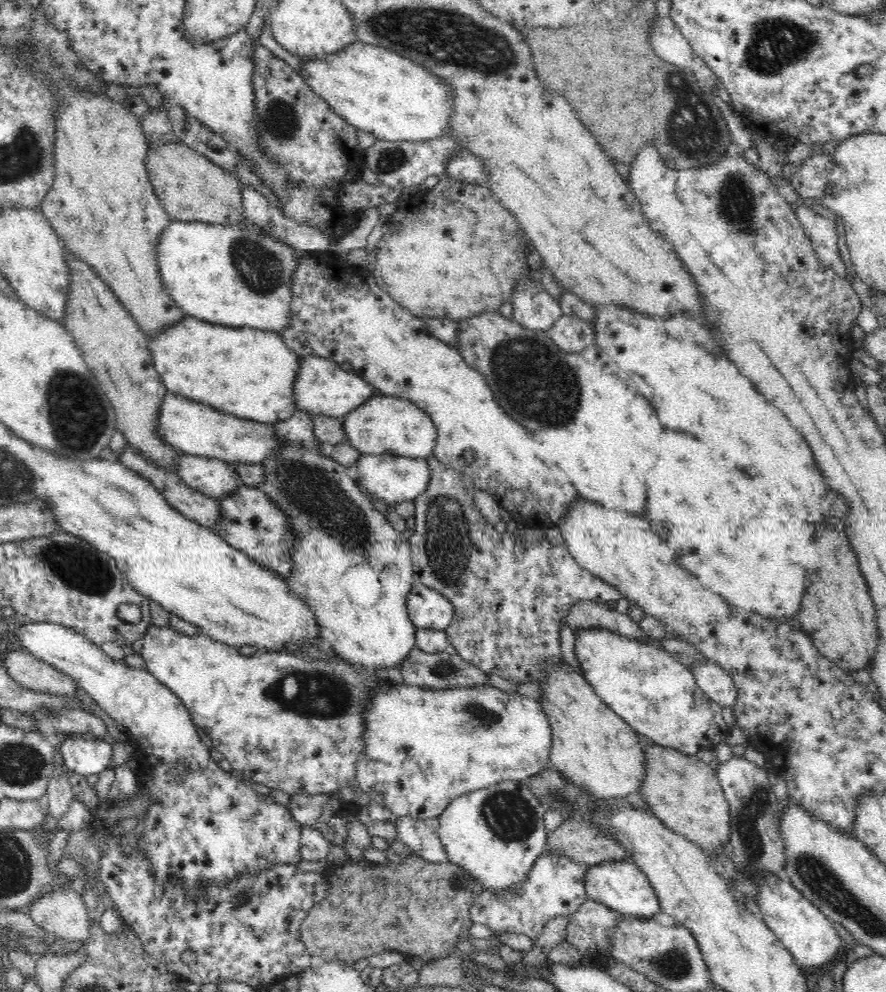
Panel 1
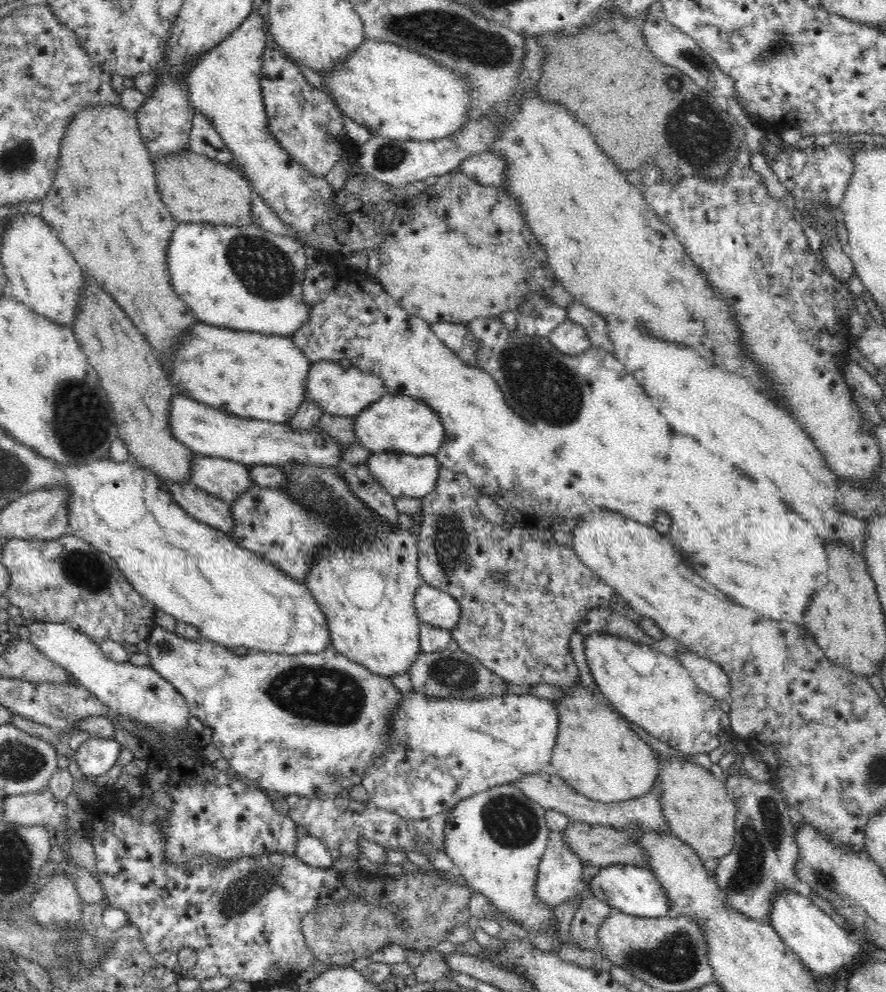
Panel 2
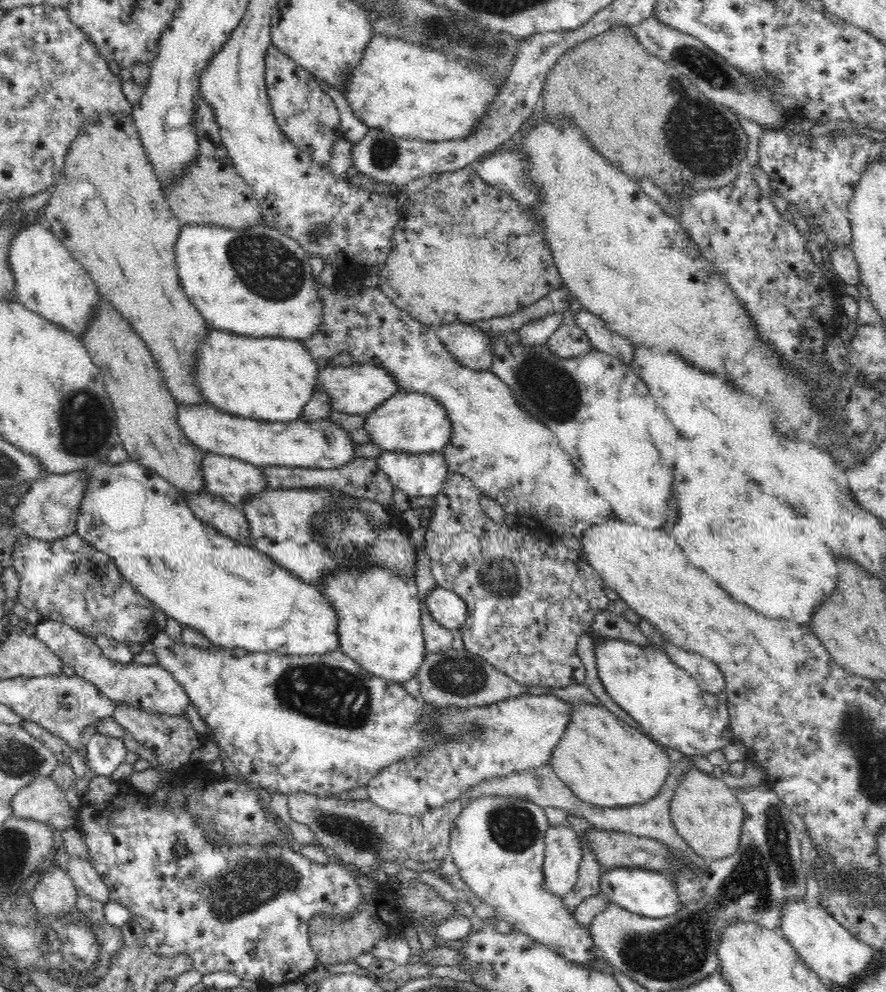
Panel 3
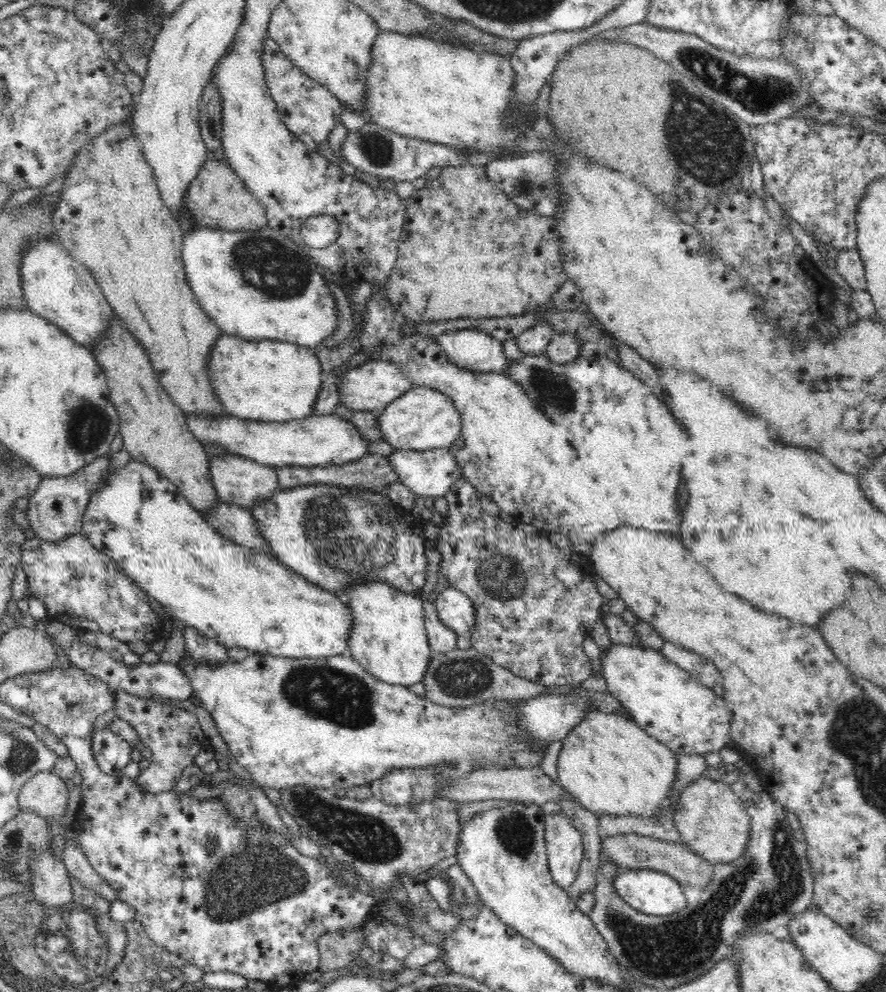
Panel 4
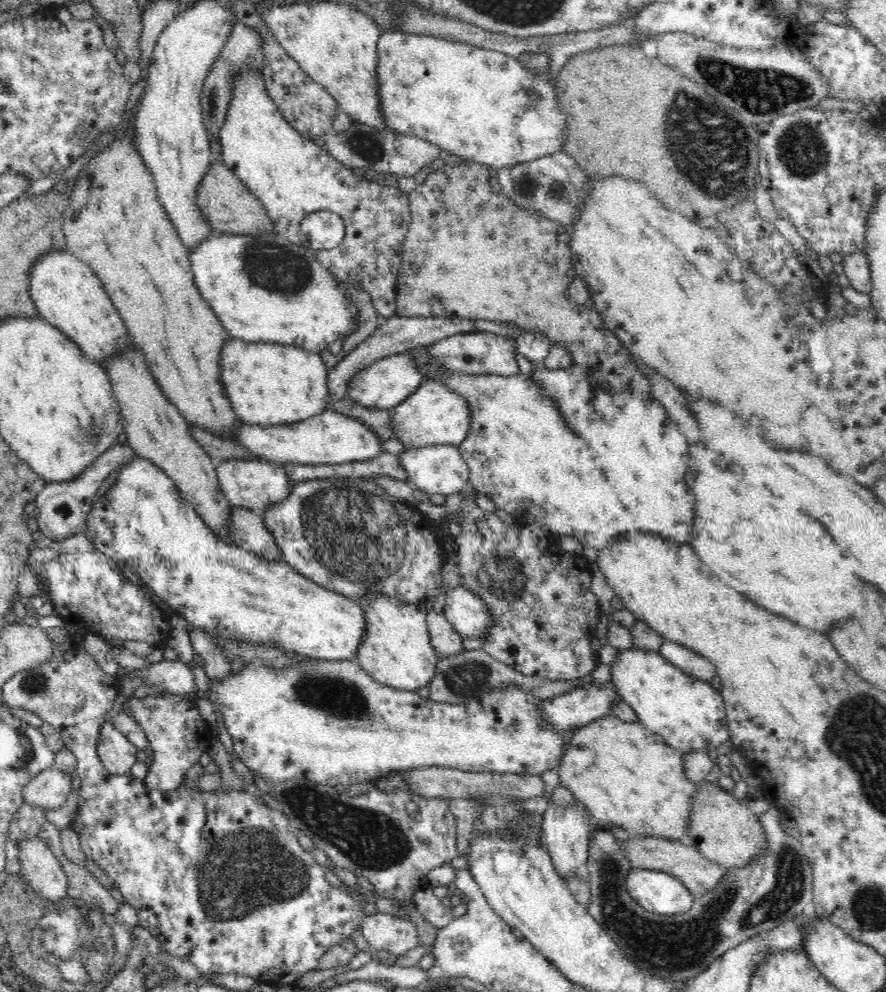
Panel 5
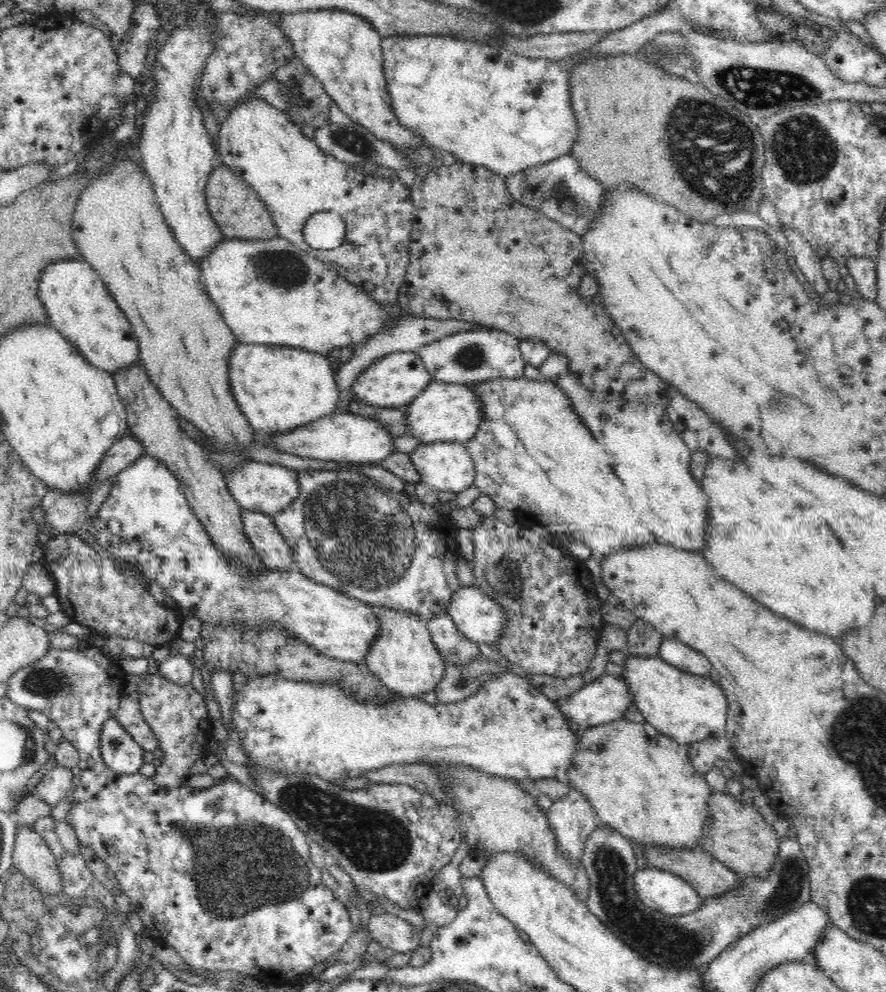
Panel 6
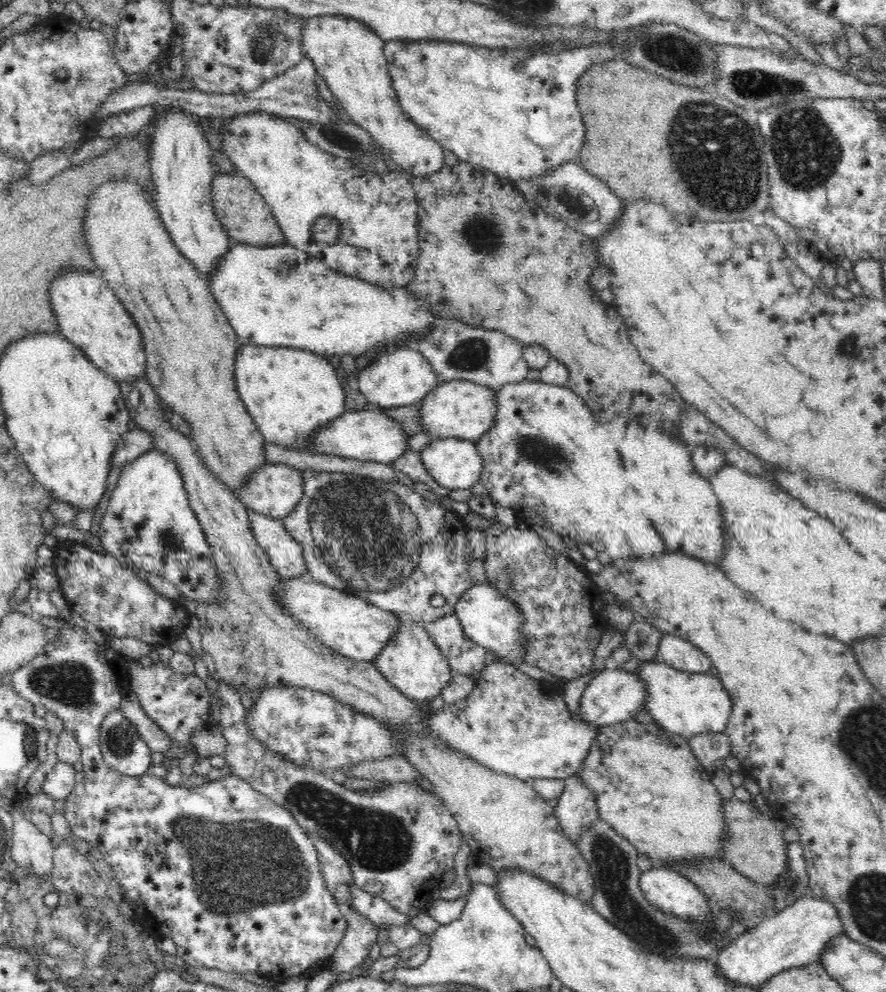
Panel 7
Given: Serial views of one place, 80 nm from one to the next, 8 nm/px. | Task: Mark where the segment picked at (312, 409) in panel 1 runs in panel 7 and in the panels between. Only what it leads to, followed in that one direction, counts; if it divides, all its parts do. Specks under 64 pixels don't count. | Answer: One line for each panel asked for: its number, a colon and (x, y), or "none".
2: (335, 390)
3: (359, 388)
4: (369, 387)
5: (383, 384)
6: (394, 380)
7: (400, 377)

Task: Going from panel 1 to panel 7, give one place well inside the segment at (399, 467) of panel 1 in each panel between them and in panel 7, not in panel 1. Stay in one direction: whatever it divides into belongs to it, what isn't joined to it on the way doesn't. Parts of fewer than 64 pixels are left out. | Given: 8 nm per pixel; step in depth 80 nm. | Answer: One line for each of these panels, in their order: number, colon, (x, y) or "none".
2: (401, 475)
3: (420, 475)
4: (431, 473)
5: (440, 469)
6: (444, 466)
7: (454, 463)

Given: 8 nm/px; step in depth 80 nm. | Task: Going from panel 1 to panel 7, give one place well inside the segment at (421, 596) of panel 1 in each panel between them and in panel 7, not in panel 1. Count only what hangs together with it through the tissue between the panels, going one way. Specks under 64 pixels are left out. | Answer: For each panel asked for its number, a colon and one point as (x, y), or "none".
2: (434, 607)
3: (445, 607)
4: (457, 612)
5: (466, 612)
6: (477, 617)
7: (489, 619)

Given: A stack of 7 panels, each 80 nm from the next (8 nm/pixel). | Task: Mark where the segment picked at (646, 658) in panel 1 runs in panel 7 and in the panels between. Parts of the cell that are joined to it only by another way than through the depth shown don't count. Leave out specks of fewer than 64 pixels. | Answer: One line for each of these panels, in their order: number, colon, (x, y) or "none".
2: (654, 691)
3: (666, 702)
4: (663, 699)
5: (689, 714)
6: (688, 709)
7: (686, 704)

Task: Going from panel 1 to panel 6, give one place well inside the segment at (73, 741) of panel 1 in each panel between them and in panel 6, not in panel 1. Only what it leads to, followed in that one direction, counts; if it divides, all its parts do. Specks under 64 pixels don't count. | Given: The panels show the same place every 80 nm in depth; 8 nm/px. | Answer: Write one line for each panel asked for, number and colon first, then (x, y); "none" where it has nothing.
2: (96, 756)
3: (104, 753)
4: (112, 753)
5: (117, 754)
6: (120, 752)

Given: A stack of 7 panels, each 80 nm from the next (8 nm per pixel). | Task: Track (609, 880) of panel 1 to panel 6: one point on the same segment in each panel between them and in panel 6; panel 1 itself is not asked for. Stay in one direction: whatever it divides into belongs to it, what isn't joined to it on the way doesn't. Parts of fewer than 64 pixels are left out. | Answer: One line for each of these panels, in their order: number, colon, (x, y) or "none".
2: (634, 890)
3: (647, 893)
4: (651, 892)
5: (658, 892)
6: (660, 890)

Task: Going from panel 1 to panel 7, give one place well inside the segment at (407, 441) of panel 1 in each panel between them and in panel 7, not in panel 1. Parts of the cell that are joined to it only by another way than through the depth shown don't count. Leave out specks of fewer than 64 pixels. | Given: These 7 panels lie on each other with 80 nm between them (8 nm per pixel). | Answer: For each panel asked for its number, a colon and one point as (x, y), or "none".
2: (394, 423)
3: (409, 422)
4: (422, 418)
5: (433, 414)
6: (445, 412)
7: (459, 409)

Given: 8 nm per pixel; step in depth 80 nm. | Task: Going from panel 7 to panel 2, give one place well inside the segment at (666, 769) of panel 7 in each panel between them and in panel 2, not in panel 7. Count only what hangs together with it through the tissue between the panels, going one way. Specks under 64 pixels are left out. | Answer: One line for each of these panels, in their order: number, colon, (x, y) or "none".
2: (597, 753)
3: (605, 762)
4: (610, 765)
5: (624, 774)
6: (638, 781)

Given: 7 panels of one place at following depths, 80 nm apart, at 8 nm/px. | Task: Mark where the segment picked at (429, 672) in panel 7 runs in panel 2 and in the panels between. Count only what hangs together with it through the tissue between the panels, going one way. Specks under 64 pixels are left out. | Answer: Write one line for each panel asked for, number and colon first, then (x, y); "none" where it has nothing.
2: (365, 587)
3: (379, 611)
4: (388, 637)
5: (396, 650)
6: (403, 656)

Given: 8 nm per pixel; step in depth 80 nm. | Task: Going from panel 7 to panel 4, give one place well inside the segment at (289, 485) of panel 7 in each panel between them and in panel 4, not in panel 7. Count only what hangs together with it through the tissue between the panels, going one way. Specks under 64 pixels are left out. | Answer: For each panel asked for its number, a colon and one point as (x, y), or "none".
4: (239, 481)
5: (253, 484)
6: (264, 488)

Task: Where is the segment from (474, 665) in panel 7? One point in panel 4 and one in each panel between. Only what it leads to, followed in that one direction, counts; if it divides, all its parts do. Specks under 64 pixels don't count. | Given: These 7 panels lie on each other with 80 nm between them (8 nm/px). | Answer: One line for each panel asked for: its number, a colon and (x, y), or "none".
4: (441, 639)
5: (446, 641)
6: (455, 648)

